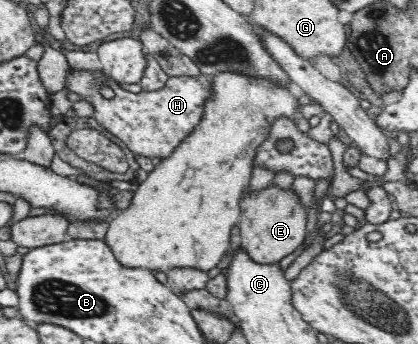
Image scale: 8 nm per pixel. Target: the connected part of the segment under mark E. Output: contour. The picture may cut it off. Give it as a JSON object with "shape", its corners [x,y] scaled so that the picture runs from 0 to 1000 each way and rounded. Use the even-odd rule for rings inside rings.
{"shape":[[[653,532],[622,552],[596,552],[572,573],[577,631],[569,642],[577,715],[615,765],[658,765],[708,724],[730,695],[737,616],[694,538],[675,547]]]}

